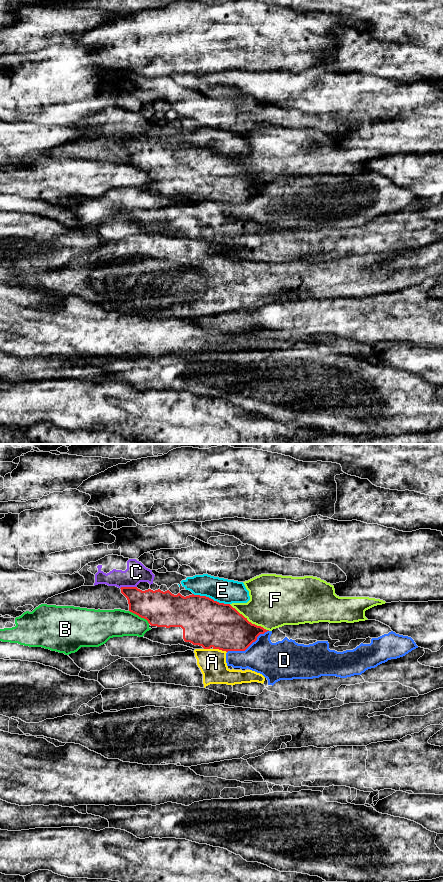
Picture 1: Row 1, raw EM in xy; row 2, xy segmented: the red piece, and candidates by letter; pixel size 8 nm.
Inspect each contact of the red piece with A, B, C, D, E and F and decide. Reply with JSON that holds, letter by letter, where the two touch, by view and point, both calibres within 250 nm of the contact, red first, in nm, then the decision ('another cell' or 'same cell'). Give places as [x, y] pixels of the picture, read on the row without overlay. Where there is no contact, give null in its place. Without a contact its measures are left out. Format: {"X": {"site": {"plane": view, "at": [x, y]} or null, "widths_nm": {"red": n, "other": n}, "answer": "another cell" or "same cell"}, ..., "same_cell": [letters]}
{"A": {"site": {"plane": "xy", "at": [220, 201]}, "widths_nm": {"red": 380, "other": 220}, "answer": "another cell"}, "B": {"site": {"plane": "xy", "at": [139, 168]}, "widths_nm": {"red": 280, "other": 220}, "answer": "another cell"}, "C": {"site": {"plane": "xy", "at": [128, 139]}, "widths_nm": {"red": 240, "other": 170}, "answer": "another cell"}, "D": {"site": {"plane": "xy", "at": [248, 198]}, "widths_nm": {"red": 340, "other": 300}, "answer": "another cell"}, "E": {"site": {"plane": "xy", "at": [210, 150]}, "widths_nm": {"red": 380, "other": 190}, "answer": "another cell"}, "F": {"site": {"plane": "xy", "at": [248, 173]}, "widths_nm": {"red": 360, "other": 380}, "answer": "another cell"}, "same_cell": []}

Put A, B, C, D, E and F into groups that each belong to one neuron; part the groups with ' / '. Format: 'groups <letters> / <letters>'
groups A / B / C E / D / F

